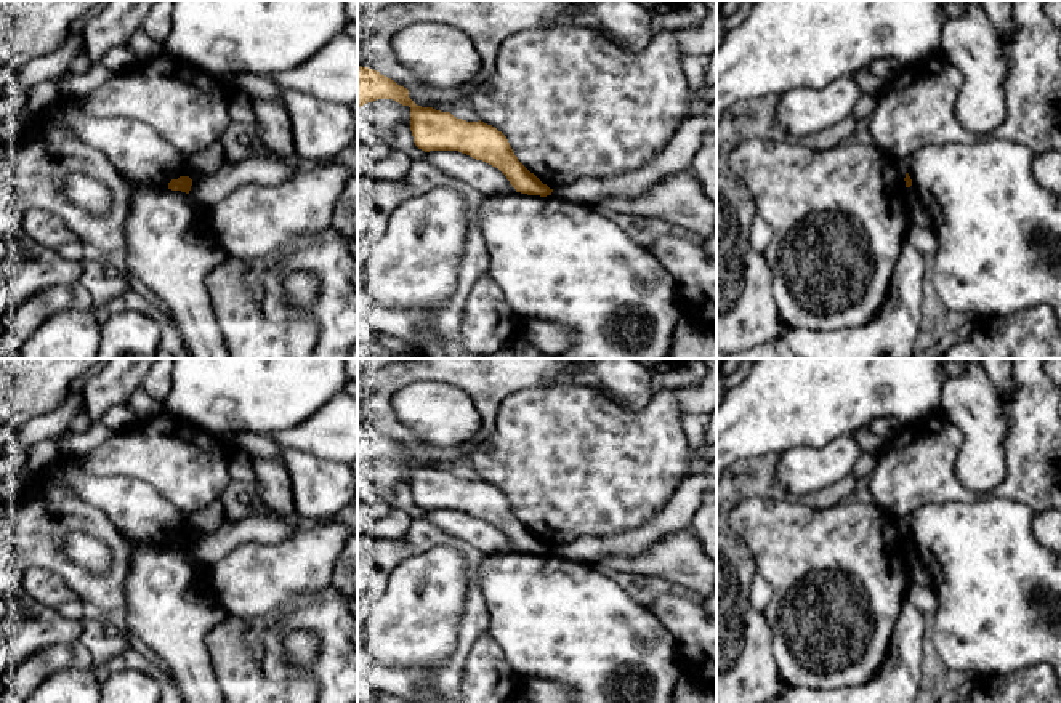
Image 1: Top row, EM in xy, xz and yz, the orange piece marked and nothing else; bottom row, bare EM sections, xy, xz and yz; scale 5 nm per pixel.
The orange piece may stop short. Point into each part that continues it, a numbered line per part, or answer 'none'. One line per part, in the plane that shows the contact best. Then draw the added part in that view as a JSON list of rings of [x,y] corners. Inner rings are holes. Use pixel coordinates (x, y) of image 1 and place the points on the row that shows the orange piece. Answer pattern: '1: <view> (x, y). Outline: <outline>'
none

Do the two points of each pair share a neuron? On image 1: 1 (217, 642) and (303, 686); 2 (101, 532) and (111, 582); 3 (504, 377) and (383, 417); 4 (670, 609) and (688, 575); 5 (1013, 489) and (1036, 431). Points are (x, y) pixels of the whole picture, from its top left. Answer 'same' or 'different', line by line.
1: same
2: same
3: same
4: different
5: same

